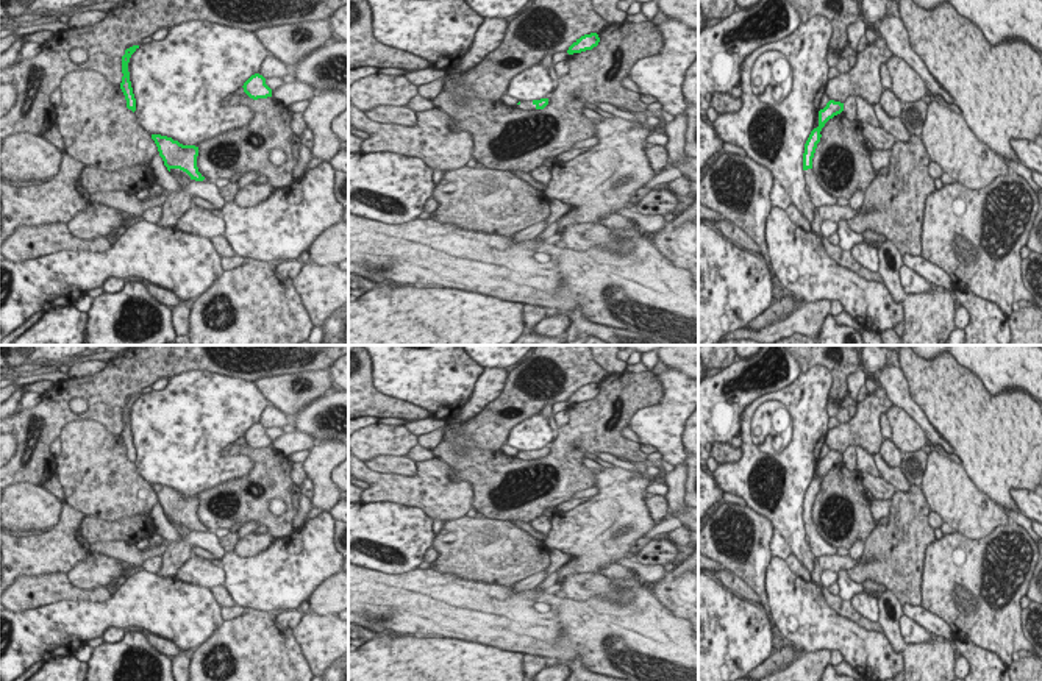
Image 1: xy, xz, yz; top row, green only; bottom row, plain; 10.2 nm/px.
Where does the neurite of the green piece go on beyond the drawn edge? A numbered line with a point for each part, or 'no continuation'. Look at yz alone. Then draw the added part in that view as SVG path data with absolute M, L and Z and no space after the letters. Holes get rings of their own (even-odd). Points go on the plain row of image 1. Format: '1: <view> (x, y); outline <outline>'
1: yz (820, 549); outline M812 519L805 520L806 536L809 537L809 547L814 558L837 556L839 548L831 547L819 533Z

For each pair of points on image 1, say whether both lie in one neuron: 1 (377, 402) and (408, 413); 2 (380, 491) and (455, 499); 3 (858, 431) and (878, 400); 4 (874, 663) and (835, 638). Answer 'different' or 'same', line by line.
1: same
2: same
3: same
4: same

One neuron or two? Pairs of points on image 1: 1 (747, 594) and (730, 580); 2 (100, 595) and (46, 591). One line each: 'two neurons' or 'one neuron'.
1: one neuron
2: one neuron

